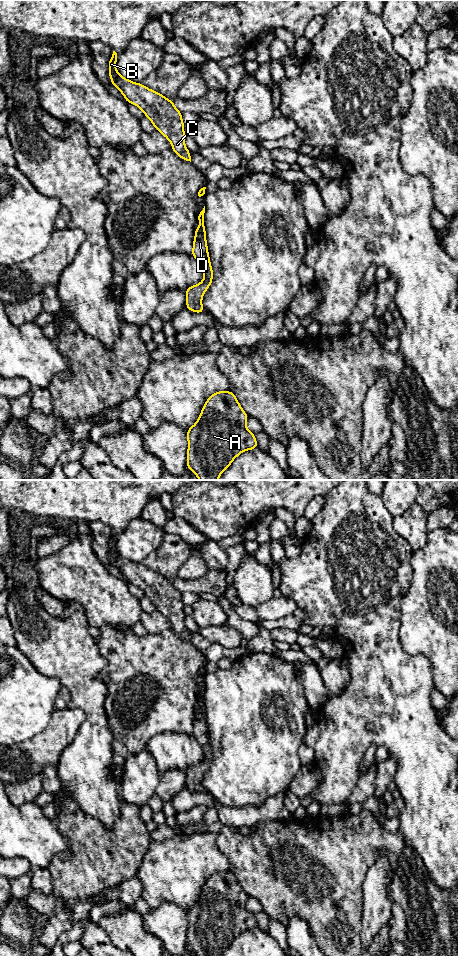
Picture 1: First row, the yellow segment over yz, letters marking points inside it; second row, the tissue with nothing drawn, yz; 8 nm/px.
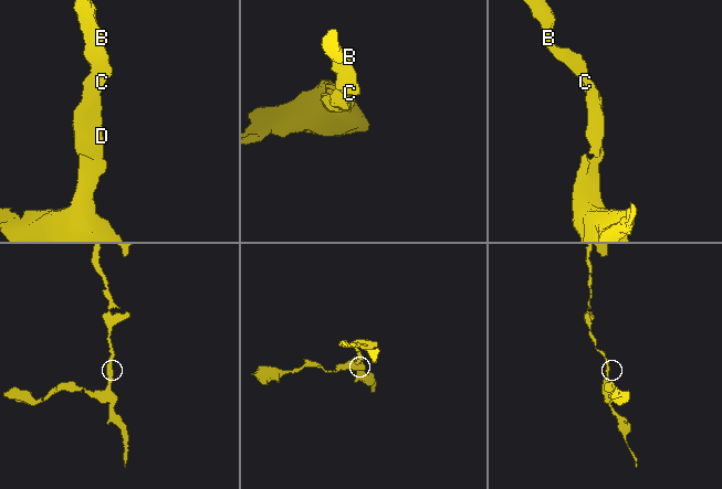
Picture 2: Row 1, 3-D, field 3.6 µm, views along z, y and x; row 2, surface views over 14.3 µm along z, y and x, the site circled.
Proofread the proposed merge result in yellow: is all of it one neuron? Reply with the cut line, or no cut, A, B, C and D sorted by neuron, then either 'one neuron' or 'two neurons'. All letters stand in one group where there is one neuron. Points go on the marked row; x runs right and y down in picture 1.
no cut; A B C D; one neuron

